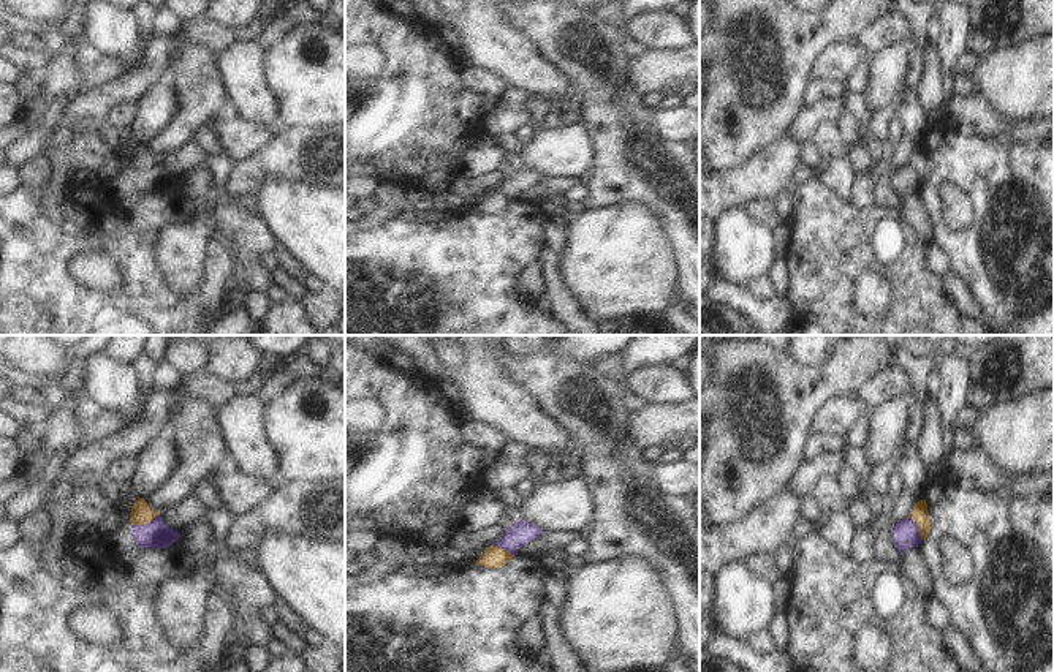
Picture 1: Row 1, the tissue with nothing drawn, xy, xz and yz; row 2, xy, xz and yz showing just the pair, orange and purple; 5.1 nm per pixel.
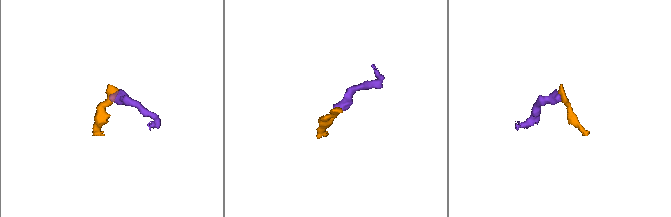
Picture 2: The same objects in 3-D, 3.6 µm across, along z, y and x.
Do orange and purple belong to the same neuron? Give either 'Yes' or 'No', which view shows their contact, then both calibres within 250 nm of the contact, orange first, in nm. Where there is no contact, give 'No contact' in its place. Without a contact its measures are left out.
No. Touches orange in xy. Thickness 110 nm (orange) against 140 nm.

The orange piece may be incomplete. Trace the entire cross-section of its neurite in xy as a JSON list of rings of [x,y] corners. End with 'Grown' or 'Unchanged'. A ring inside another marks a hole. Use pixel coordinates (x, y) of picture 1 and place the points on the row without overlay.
[[[138,144],[130,158],[130,169],[131,171],[146,171],[158,161],[144,144]]]. Unchanged.

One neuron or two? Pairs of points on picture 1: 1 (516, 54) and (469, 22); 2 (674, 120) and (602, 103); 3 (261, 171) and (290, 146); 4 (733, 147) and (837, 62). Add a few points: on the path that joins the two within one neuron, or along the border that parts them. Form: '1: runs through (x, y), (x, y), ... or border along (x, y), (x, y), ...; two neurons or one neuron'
1: runs through (505, 51), (480, 27); one neuron
2: border along (654, 109), (655, 128), (665, 138), (682, 141); two neurons
3: runs through (268, 165), (284, 152); one neuron
4: border along (831, 45), (820, 59), (812, 78); two neurons

